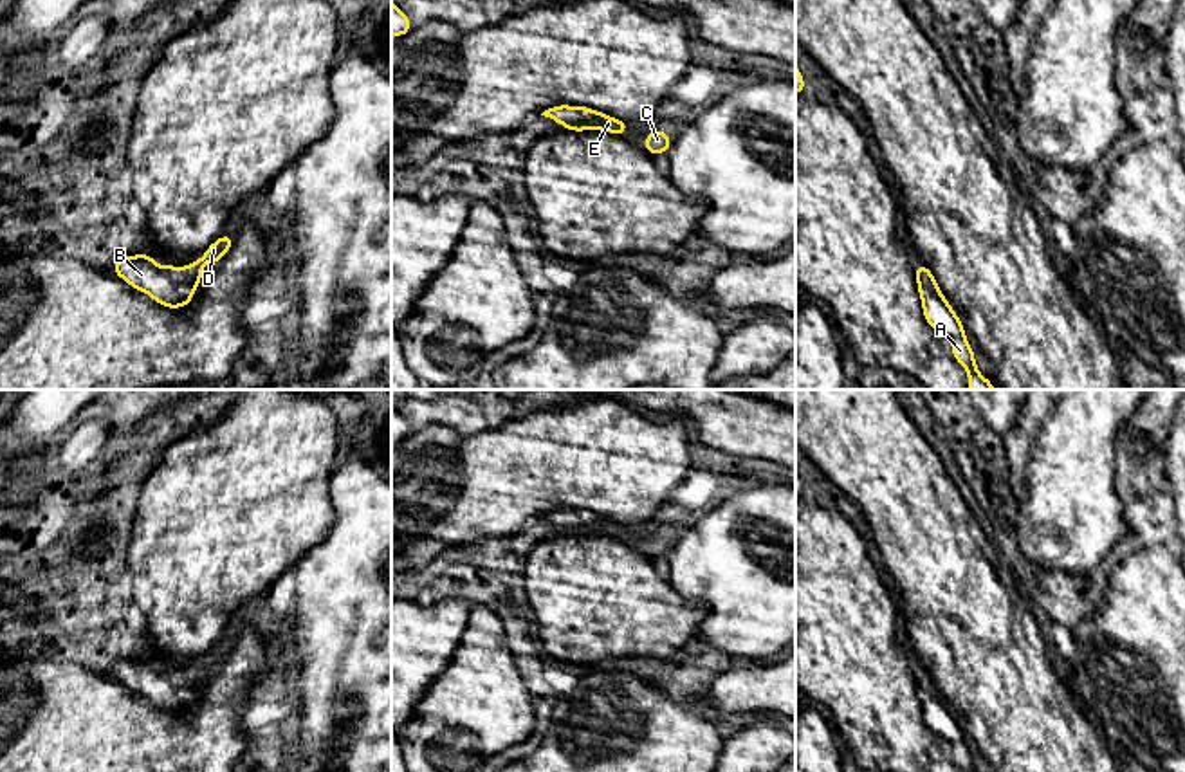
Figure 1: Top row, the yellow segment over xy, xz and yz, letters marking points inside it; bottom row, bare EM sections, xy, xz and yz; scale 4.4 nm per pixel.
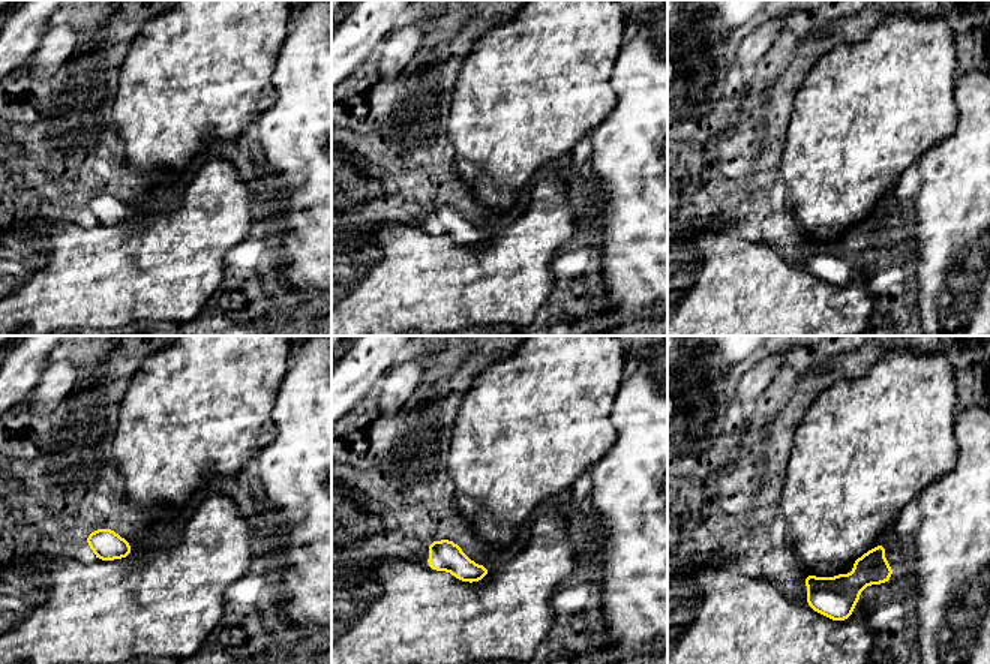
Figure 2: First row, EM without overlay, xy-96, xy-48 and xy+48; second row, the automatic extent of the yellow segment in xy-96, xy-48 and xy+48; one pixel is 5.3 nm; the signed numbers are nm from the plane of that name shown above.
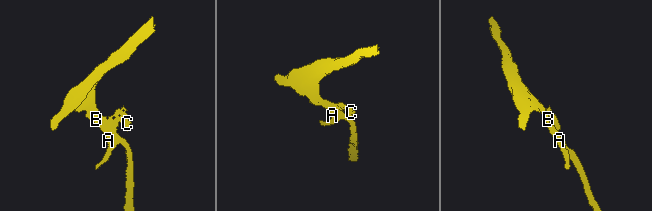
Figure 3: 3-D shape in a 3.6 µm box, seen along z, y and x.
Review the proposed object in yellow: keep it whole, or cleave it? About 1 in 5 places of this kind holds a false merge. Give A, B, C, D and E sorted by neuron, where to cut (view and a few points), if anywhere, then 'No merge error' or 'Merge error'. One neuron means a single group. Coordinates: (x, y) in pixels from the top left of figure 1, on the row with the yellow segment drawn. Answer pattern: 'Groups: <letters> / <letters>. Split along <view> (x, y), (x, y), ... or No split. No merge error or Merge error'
Groups: A B C D E. No split. No merge error

